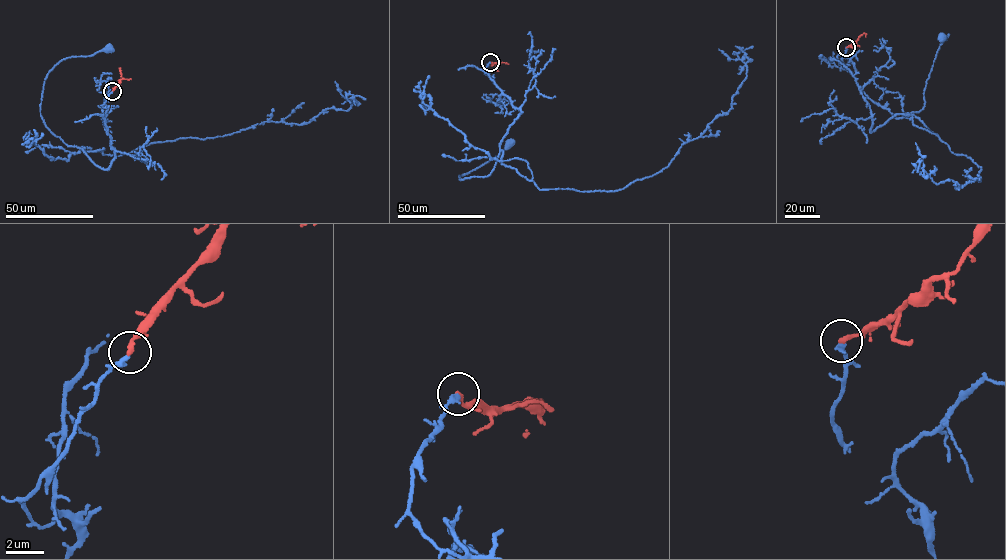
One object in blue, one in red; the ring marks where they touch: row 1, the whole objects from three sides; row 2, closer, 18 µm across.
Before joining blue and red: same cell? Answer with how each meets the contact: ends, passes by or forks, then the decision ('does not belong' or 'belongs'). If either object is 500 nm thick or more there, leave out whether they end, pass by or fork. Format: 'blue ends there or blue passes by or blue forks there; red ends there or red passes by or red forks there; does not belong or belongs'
blue ends there; red ends there; does not belong

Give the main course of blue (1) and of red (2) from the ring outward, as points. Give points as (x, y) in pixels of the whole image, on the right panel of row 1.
1: (846, 47), (869, 106), (871, 131), (896, 114), (922, 110), (937, 52), (949, 34), (943, 37)
2: (846, 47), (864, 33), (865, 36)

